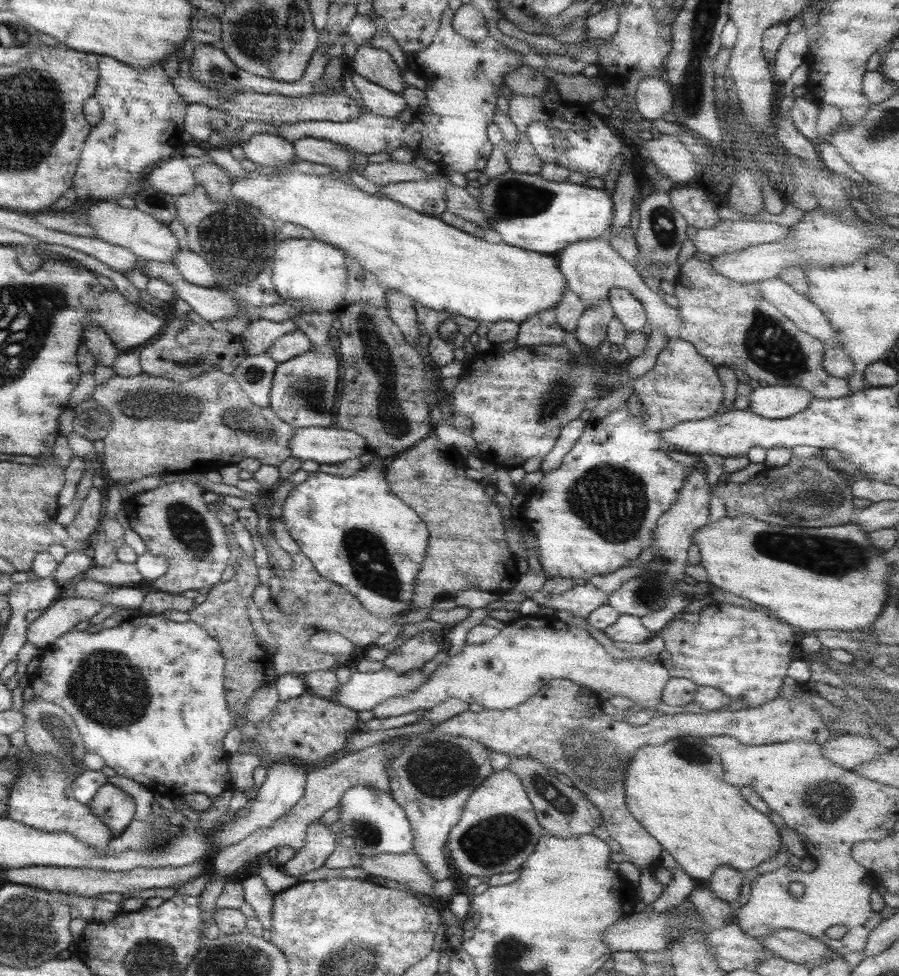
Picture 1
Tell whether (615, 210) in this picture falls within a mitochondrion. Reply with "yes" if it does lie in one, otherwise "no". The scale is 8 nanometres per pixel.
no

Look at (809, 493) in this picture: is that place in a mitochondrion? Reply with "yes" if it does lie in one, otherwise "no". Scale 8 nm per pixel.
yes

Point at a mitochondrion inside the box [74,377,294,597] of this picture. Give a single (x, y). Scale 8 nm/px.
(149, 403)

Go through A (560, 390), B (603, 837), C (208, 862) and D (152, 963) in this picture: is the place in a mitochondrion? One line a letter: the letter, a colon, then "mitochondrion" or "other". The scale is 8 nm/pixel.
A: mitochondrion
B: other
C: other
D: mitochondrion

